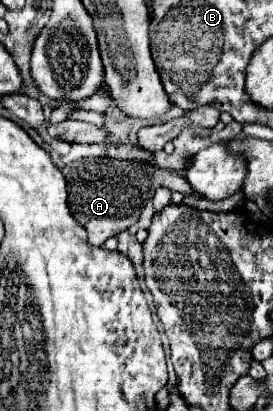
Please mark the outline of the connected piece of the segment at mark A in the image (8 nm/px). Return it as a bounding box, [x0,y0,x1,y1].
[63,158,191,246]

